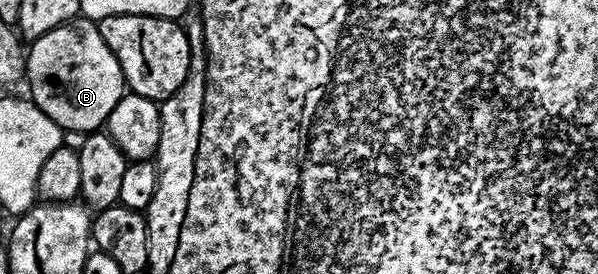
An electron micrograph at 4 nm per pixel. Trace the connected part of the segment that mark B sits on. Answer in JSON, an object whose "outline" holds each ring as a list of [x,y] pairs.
{"outline":[[[83,16],[77,17],[71,22],[62,24],[46,36],[35,39],[26,50],[26,87],[32,93],[31,101],[50,120],[59,124],[61,131],[83,130],[96,132],[107,123],[114,104],[126,93],[126,85],[122,68],[116,59],[114,51],[111,51],[105,40],[99,34],[99,28],[95,21]]]}

